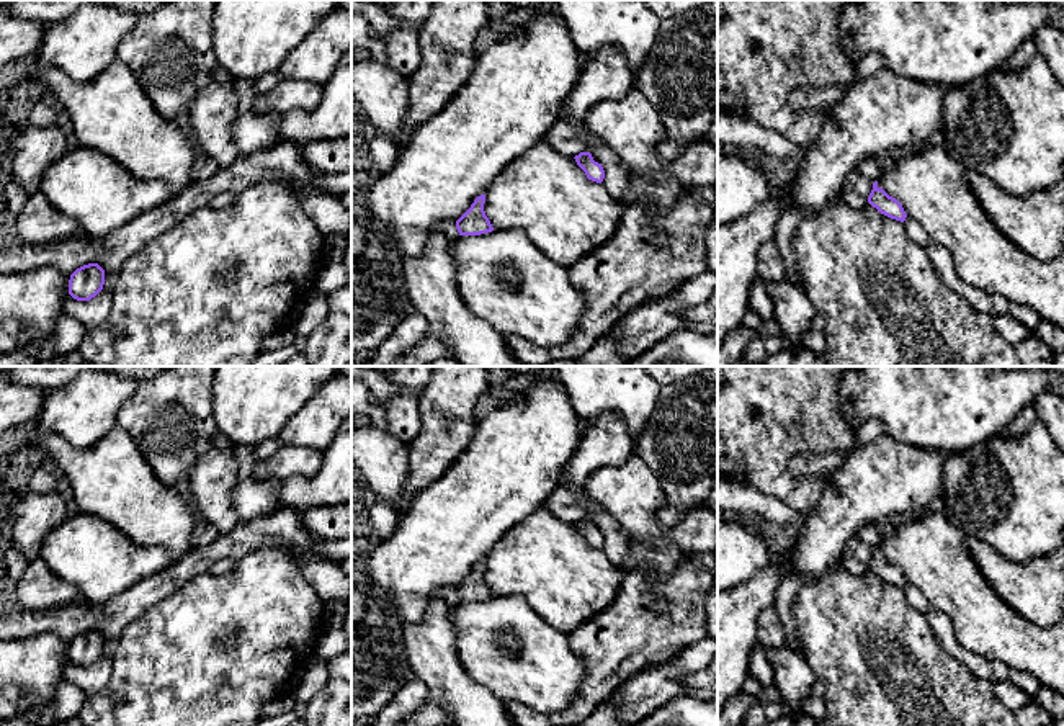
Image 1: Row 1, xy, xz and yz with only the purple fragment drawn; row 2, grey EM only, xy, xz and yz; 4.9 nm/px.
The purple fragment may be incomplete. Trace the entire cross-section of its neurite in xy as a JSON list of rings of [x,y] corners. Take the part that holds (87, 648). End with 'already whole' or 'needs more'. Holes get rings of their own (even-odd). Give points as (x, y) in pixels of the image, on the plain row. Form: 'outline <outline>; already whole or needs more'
outline [[[98,630],[77,634],[69,646],[69,661],[77,667],[90,667],[105,651],[105,636]]]; already whole

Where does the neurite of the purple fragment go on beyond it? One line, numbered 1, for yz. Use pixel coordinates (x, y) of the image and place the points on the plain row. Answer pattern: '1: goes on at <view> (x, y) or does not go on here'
1: does not go on here

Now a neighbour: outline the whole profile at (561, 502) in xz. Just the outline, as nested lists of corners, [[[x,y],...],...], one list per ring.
[[[557,486],[544,500],[543,507],[549,509],[559,520],[575,523],[580,518],[590,518],[590,510],[579,505],[572,492]]]

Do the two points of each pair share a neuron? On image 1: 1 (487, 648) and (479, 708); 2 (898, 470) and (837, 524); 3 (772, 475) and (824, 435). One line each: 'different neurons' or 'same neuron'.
1: different neurons
2: same neuron
3: same neuron

